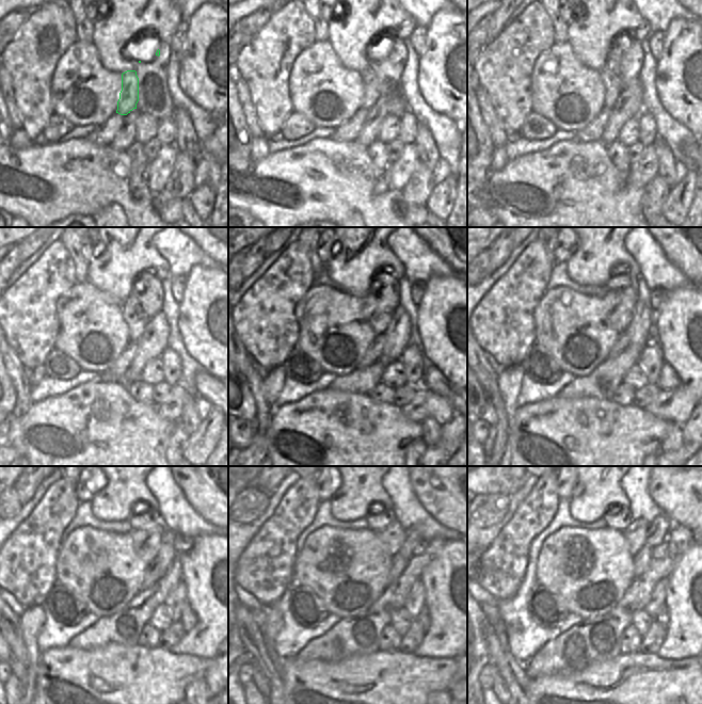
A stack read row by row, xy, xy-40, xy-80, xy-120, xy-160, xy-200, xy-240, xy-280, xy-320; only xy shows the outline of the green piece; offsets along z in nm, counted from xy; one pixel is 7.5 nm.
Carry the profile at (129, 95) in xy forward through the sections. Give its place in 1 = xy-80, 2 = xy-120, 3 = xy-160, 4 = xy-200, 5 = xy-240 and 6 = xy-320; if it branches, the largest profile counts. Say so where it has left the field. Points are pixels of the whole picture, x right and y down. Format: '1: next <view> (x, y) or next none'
1: next xy-80 (610, 74)
2: next xy-120 (132, 309)
3: next xy-160 (378, 313)
4: next xy-200 (620, 304)
5: next xy-240 (146, 541)
6: next xy-320 (635, 534)

